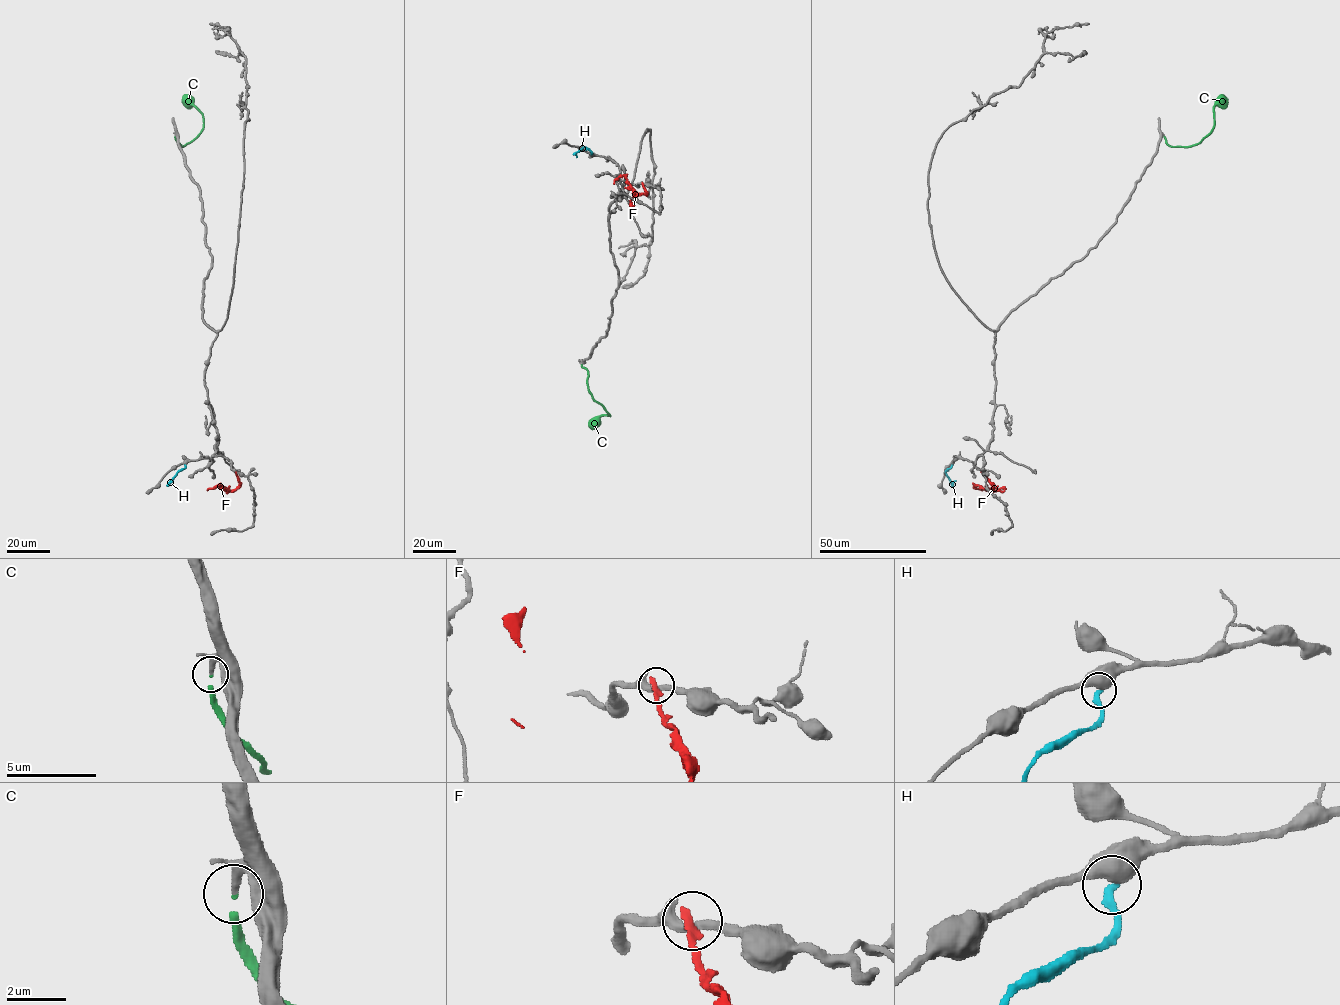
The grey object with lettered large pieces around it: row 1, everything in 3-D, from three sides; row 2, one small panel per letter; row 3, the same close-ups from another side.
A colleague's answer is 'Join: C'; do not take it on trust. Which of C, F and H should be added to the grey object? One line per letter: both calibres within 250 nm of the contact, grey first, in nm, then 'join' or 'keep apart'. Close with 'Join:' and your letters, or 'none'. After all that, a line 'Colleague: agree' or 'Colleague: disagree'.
C: 280/150 nm | join
F: 280/300 nm | keep apart
H: 500/300 nm | keep apart
Join: C
Colleague: agree

